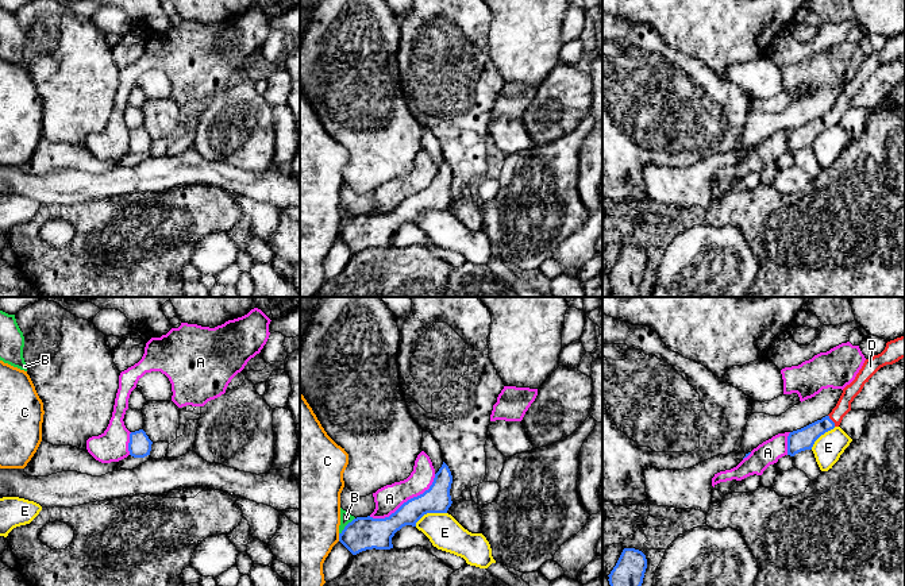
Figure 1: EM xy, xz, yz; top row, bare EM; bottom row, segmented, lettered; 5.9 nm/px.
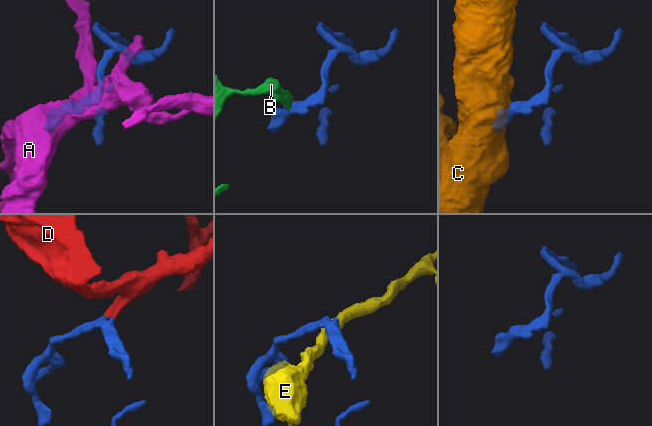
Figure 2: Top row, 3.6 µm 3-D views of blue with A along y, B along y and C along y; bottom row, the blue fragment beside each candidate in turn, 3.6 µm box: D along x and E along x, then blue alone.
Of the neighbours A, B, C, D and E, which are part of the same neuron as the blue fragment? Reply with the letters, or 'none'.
D

